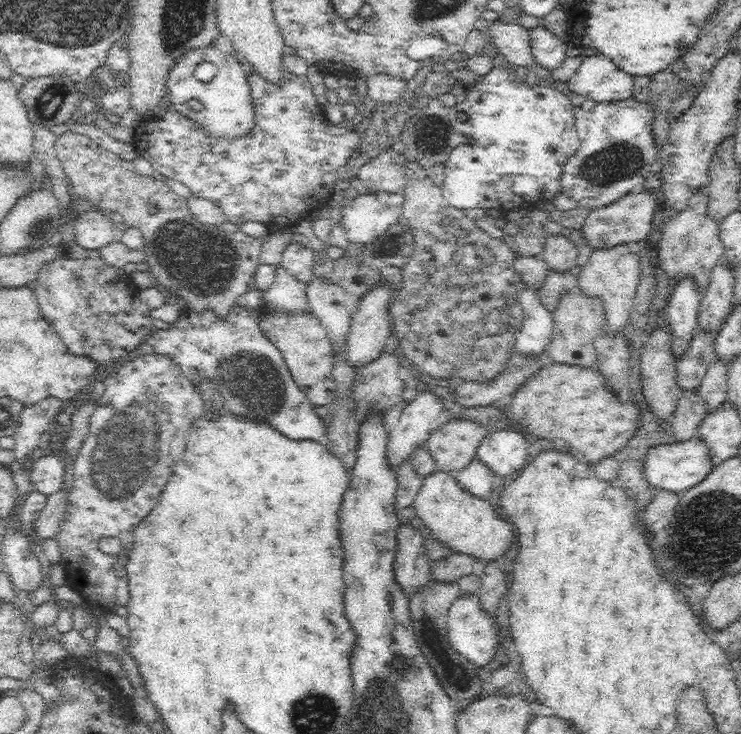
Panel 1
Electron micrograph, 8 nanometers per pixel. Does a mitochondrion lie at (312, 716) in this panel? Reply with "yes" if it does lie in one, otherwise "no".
yes

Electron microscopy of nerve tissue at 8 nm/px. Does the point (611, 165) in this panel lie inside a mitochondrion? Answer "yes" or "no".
yes

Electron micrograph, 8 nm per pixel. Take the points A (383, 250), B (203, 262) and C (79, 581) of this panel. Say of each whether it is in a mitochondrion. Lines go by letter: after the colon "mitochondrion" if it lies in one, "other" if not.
A: other
B: mitochondrion
C: other

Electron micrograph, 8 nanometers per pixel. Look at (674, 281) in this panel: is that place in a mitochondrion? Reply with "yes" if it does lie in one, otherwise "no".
no

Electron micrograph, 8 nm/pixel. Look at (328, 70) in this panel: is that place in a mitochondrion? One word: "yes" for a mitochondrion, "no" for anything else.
no

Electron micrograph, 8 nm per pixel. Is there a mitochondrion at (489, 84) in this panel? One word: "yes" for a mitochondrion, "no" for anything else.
no

